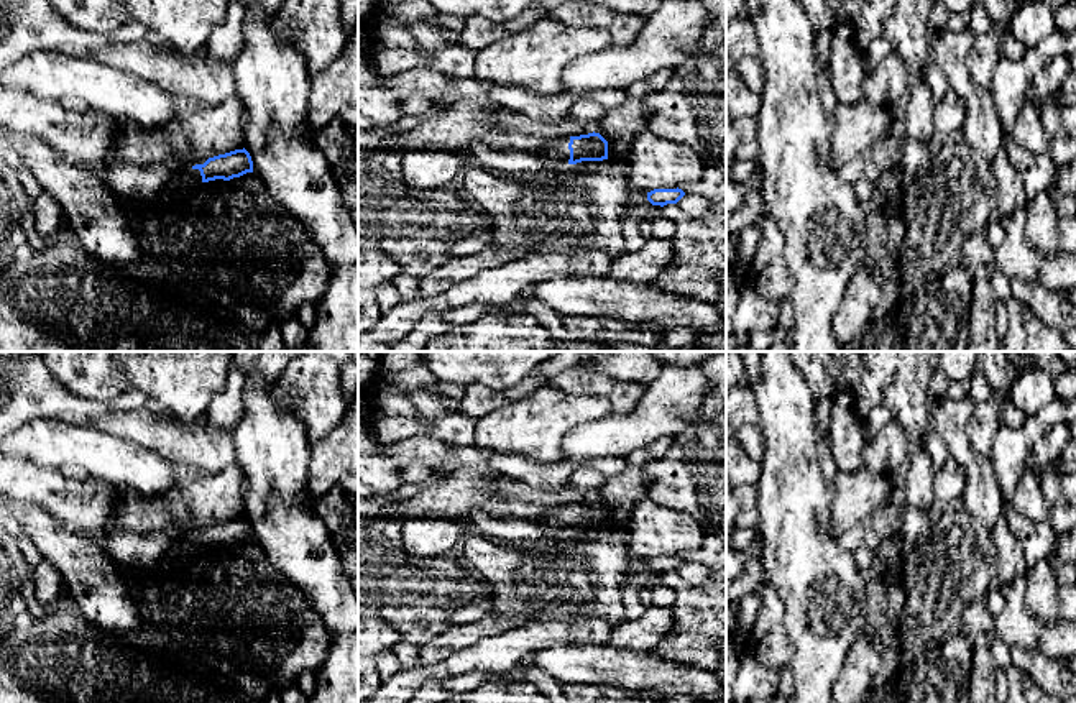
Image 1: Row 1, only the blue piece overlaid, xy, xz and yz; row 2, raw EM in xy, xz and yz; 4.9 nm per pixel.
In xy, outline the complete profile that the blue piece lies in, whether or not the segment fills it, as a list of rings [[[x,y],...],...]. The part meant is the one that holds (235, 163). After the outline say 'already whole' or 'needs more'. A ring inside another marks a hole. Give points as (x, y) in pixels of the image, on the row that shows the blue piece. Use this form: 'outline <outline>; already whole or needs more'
outline [[[245,148],[235,149],[186,169],[161,192],[168,204],[179,204],[184,212],[227,218],[233,212],[233,197],[230,194],[220,194],[217,187],[207,191],[202,184],[215,179],[230,181],[246,172],[253,172],[251,156]]]; needs more

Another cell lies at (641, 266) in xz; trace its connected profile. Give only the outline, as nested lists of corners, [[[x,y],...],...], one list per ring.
[[[649,238],[641,250],[613,258],[608,276],[637,284],[654,283],[672,260],[672,238]]]

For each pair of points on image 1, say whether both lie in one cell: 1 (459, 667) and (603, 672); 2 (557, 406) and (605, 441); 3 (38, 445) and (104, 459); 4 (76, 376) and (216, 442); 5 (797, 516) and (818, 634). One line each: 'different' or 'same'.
1: different
2: different
3: same
4: different
5: same

